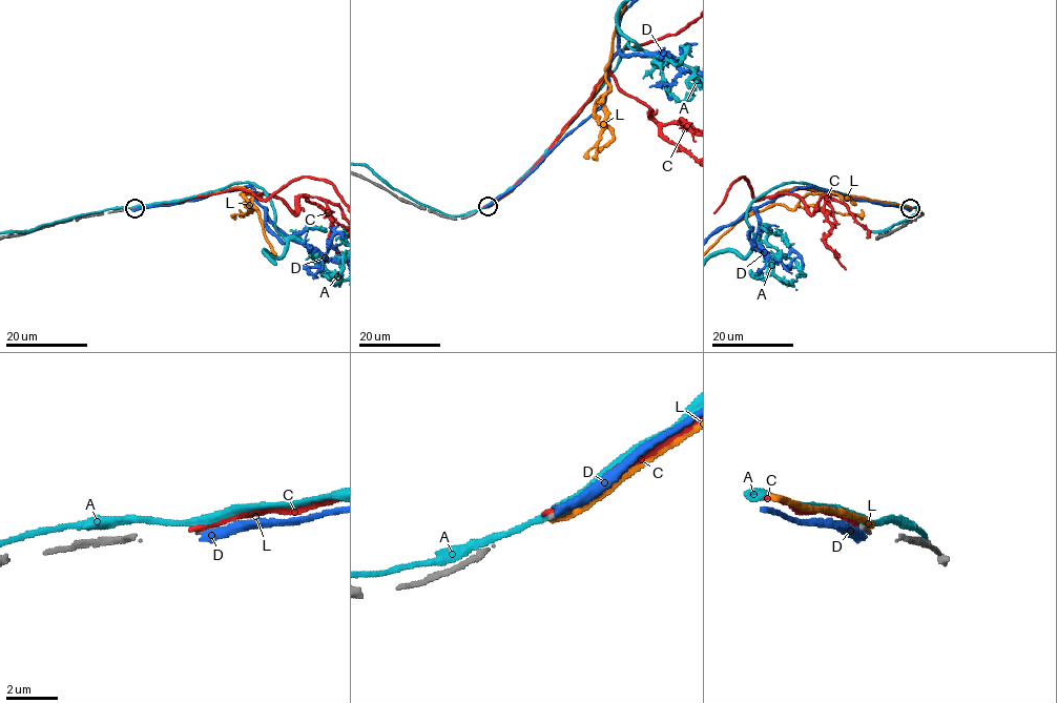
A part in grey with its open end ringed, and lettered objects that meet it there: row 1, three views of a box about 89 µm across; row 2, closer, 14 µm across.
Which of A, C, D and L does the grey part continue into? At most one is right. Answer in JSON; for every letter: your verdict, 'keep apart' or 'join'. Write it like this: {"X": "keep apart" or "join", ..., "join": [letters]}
{"A": "keep apart", "C": "keep apart", "D": "keep apart", "L": "keep apart", "join": []}

